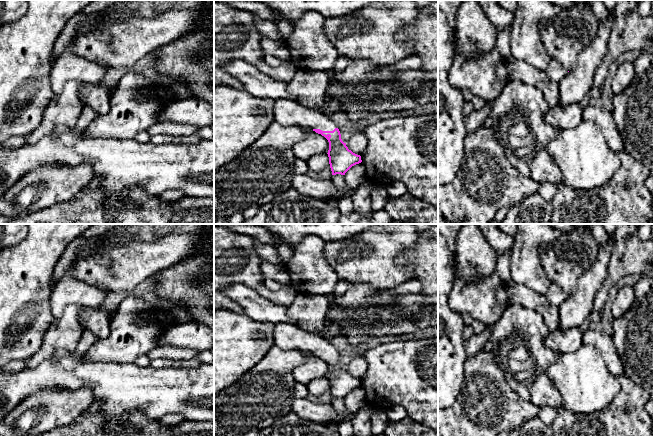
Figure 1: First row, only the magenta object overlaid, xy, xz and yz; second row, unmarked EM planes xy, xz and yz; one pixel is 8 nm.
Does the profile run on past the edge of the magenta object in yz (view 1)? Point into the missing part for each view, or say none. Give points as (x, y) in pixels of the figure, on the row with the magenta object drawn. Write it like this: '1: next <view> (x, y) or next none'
1: next none

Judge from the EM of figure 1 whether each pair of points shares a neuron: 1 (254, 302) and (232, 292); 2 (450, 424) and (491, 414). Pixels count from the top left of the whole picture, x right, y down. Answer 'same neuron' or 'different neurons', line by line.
1: same neuron
2: same neuron

